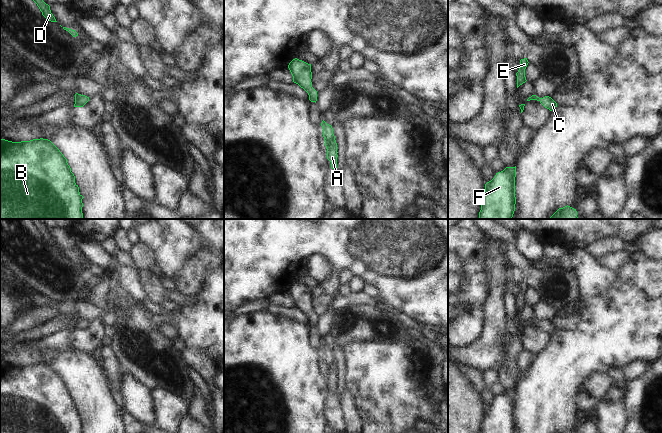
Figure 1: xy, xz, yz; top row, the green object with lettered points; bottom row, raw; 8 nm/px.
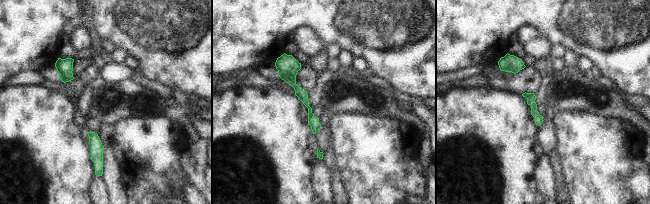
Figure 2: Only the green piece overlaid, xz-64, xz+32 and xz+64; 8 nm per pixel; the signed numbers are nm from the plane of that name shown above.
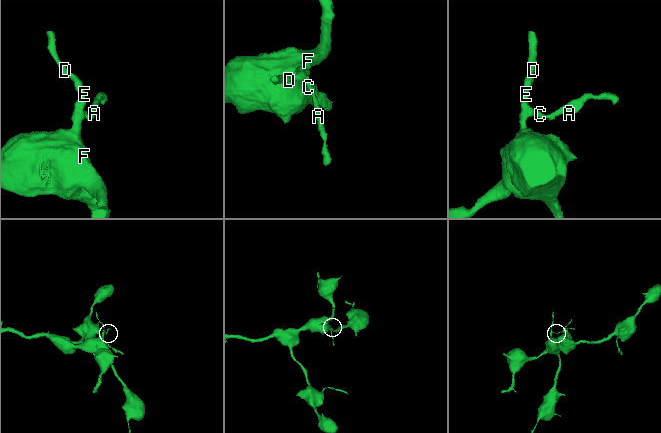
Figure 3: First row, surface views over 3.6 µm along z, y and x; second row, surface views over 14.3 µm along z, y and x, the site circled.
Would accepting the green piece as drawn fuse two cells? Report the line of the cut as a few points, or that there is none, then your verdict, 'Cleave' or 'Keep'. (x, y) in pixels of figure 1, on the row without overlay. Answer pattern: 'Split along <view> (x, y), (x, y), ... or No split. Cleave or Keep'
No split. Keep.

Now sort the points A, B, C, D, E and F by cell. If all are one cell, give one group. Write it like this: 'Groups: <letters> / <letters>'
Groups: A B C D E F.

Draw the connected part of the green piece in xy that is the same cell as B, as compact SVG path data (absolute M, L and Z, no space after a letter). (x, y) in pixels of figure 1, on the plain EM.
M0 363L0 433L82 433L82 423L67 383L50 364L12 366Z

